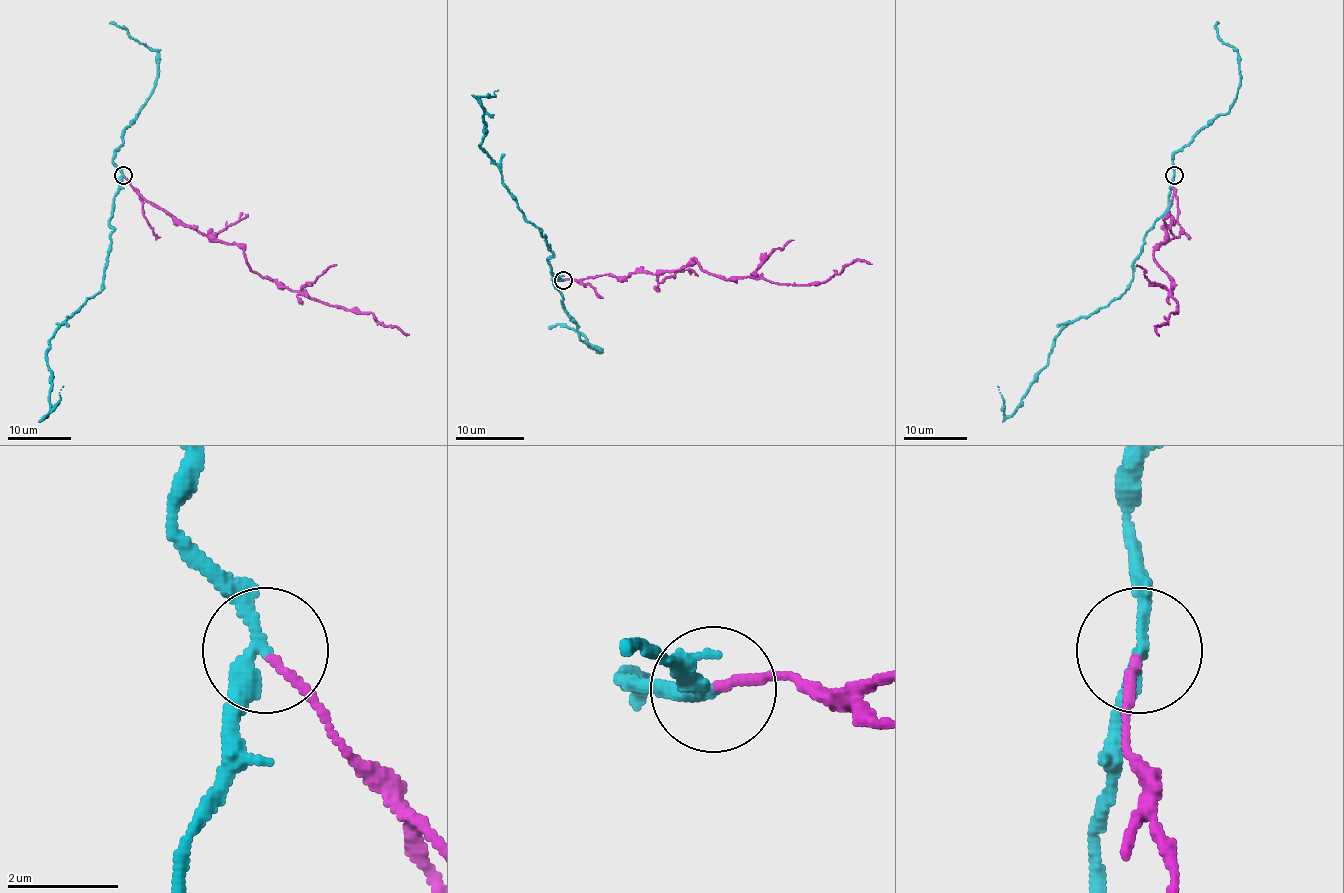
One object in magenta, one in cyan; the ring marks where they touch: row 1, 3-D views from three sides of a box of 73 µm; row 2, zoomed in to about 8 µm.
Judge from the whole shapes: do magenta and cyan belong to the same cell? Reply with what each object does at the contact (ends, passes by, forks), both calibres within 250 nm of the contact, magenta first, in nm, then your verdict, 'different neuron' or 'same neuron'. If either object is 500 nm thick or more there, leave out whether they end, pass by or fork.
magenta ends; cyan passes by; calibres 140 and 240 nm; different neuron

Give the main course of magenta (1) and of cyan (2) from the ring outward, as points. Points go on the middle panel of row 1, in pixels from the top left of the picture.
1: (563, 280), (662, 274), (684, 268), (693, 258), (713, 275), (805, 285), (826, 282), (857, 260), (872, 263)
2: (563, 280), (553, 274), (550, 246), (480, 144), (481, 96), (498, 89)

